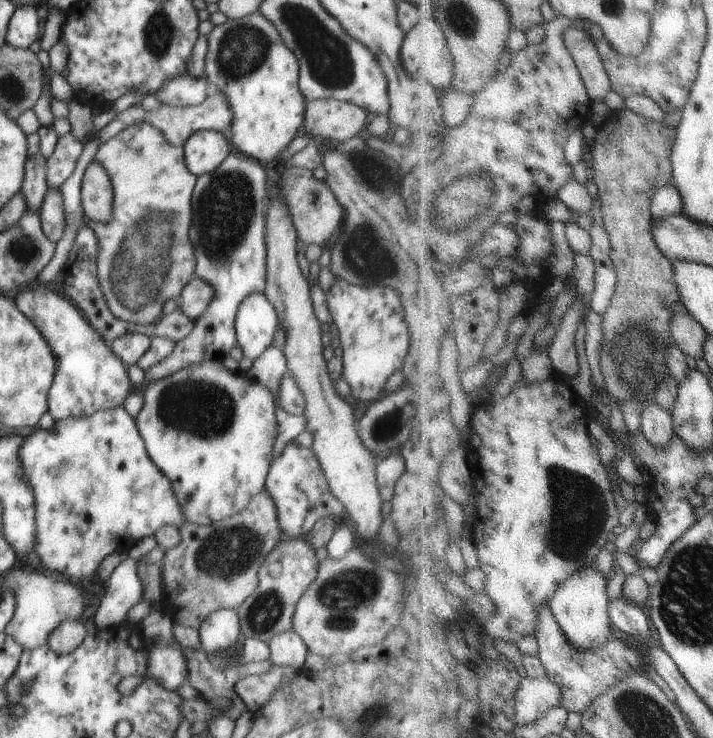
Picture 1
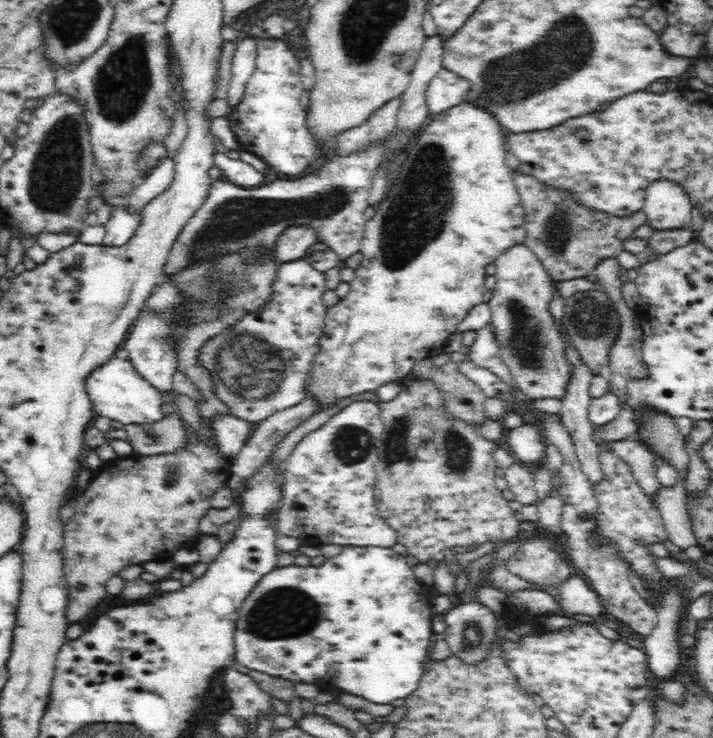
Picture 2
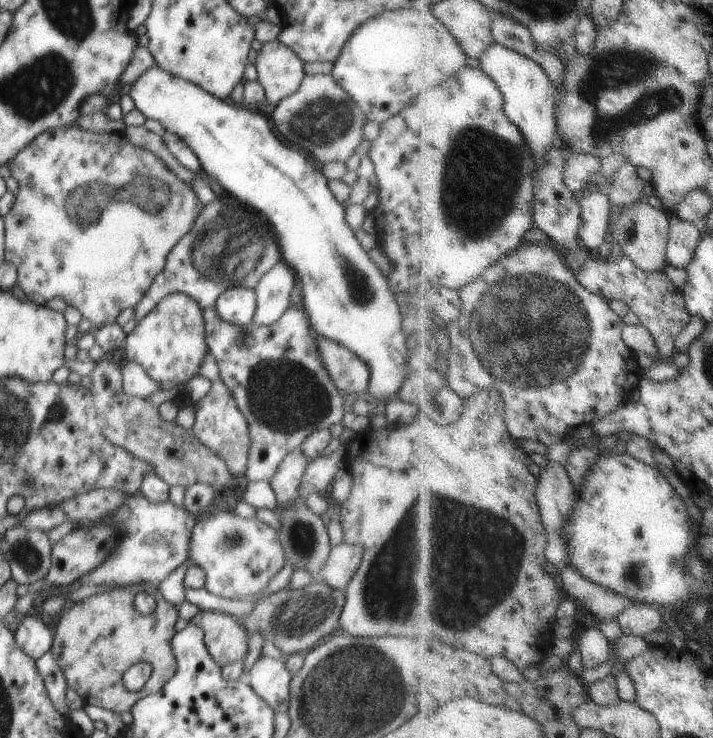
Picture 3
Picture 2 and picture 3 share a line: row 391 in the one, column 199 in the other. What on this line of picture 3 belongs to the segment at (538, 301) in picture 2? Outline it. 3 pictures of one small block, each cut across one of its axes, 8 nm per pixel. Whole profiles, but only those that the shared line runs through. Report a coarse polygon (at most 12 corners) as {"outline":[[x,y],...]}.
{"outline":[[219,511],[188,559],[226,599],[262,593],[287,559],[279,532]]}

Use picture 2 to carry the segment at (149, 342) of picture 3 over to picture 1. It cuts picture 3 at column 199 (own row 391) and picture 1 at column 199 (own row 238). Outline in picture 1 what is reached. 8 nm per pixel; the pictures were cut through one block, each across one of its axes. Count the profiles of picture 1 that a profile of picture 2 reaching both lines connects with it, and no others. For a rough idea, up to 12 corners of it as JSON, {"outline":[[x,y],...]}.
{"outline":[[210,359],[134,418],[188,522],[244,510],[278,434],[261,382]]}

